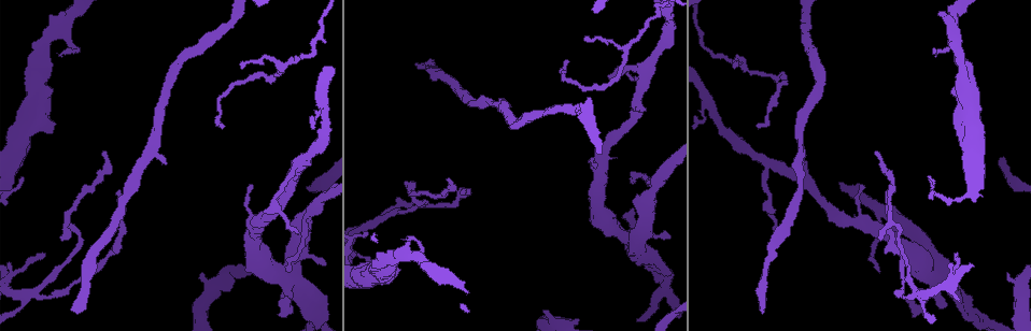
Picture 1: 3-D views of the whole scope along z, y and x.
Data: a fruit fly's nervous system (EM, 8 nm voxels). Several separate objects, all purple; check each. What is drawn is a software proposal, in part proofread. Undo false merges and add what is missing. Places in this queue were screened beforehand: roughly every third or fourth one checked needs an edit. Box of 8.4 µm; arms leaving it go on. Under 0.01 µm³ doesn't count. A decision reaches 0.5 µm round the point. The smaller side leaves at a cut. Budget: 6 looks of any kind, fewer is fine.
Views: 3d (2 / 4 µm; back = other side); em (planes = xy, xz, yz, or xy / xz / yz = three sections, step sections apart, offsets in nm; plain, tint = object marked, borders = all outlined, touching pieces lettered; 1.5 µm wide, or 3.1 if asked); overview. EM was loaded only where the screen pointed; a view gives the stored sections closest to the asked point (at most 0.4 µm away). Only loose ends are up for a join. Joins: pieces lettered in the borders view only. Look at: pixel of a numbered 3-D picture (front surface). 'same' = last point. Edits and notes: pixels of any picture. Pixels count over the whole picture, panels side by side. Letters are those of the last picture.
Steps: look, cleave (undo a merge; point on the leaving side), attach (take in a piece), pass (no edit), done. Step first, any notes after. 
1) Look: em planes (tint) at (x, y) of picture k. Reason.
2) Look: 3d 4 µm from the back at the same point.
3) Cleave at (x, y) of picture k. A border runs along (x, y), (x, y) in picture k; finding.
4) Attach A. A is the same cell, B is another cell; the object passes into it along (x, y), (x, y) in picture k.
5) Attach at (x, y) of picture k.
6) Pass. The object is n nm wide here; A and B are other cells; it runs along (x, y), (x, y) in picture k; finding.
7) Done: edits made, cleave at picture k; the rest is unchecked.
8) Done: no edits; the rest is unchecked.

Look: 3d 4 µm at (121, 191) of picture 1. Thin end.

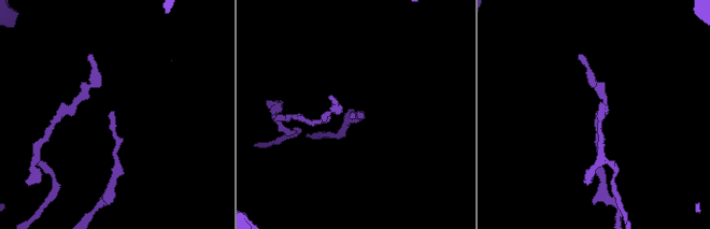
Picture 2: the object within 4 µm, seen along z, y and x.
Look: em planes (borders) at (355, 115) of picture 2. Now the EM.

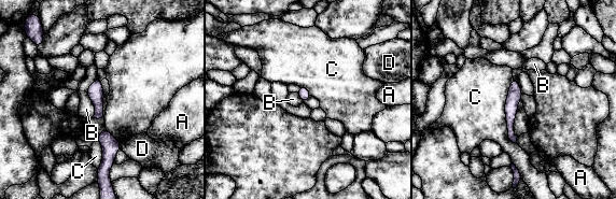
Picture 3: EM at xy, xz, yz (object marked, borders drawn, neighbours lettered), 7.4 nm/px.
Pass. A, B, C and D are other cells; no lettered piece goes on from it.

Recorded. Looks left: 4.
Look: em planes (borders) at (65, 51) of picture 1.

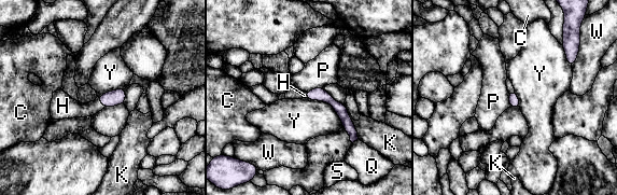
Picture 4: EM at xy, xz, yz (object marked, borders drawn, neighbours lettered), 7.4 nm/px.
Attach H. H is the same cell, C, K, P, Q, S, W and Y are other cells; the object passes into it along (116, 97), (100, 101), (68, 108) in picture 4; the neuron continues.

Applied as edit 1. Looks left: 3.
Look: overview.

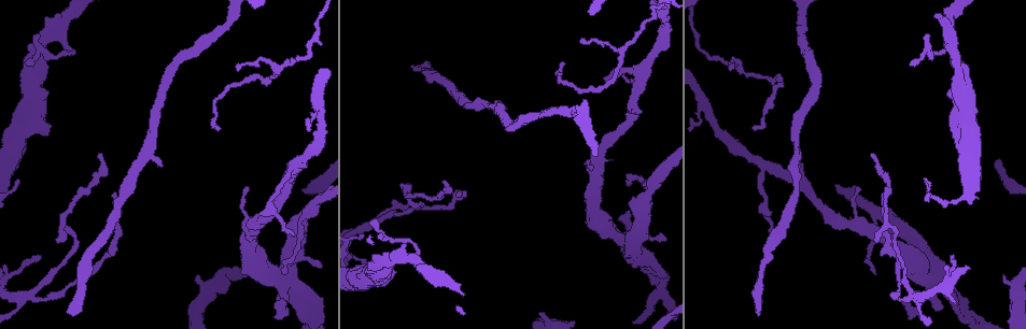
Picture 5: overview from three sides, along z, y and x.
Look: em planes (tint) at (731, 68) of picture 5. An open end.

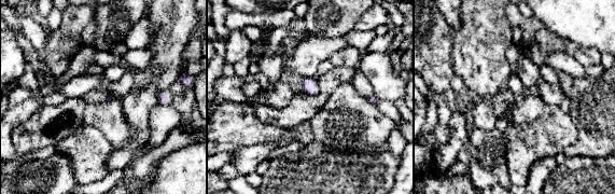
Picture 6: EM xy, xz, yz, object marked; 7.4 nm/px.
Look: em planes (borders) at the same point.

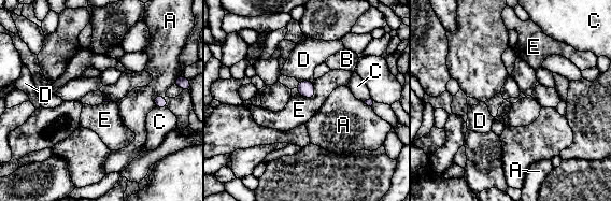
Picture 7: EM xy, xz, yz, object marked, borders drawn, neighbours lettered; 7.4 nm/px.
Pass. A, B, C, D and E are other cells; a border runs along (296, 87), (304, 97), (315, 96) in picture 7; no lettered piece goes on from it.

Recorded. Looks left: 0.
Done: edits made, attach at picture 4; the rest is unchecked.

